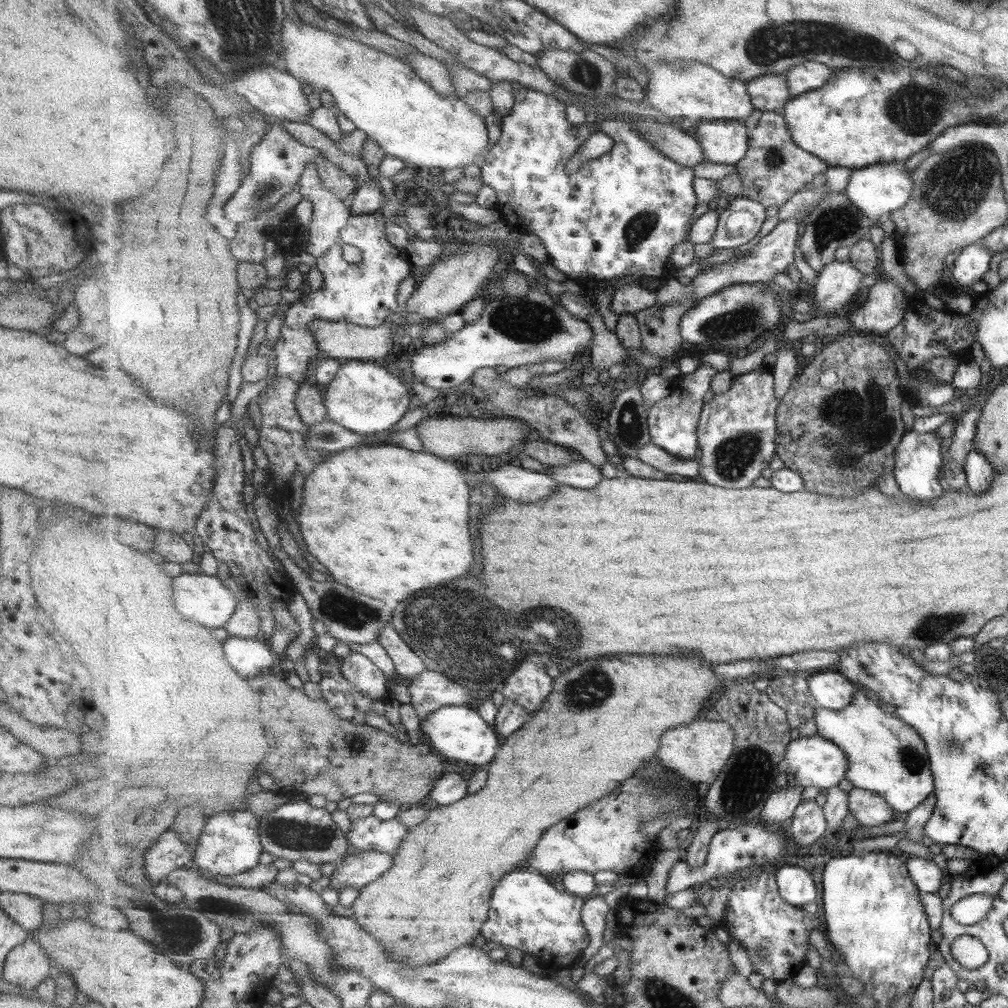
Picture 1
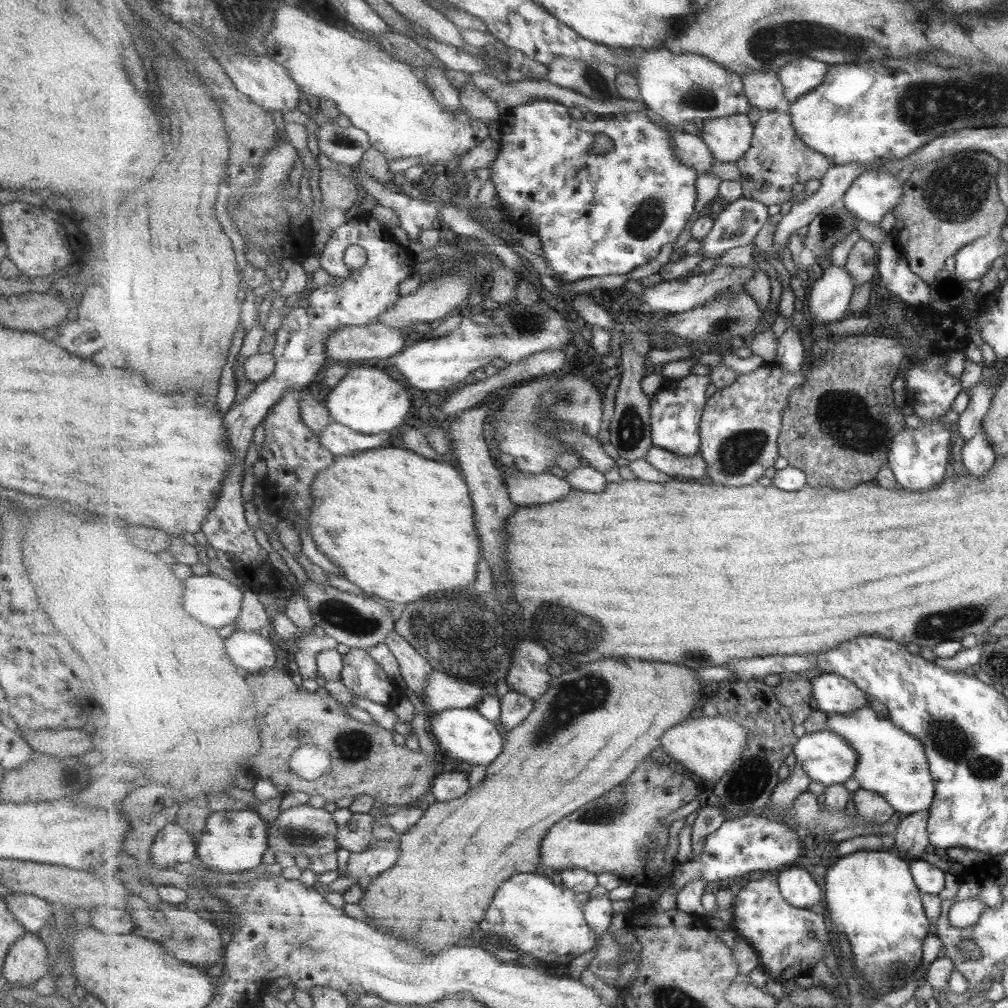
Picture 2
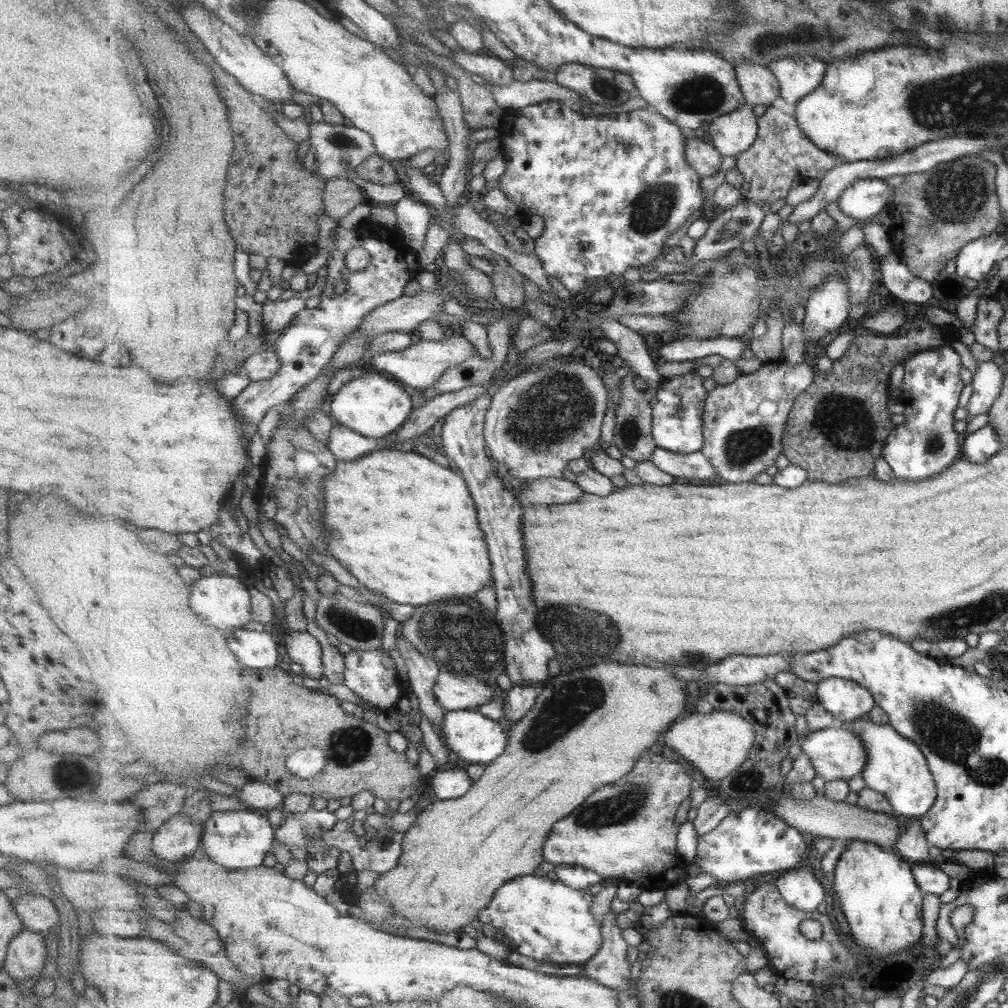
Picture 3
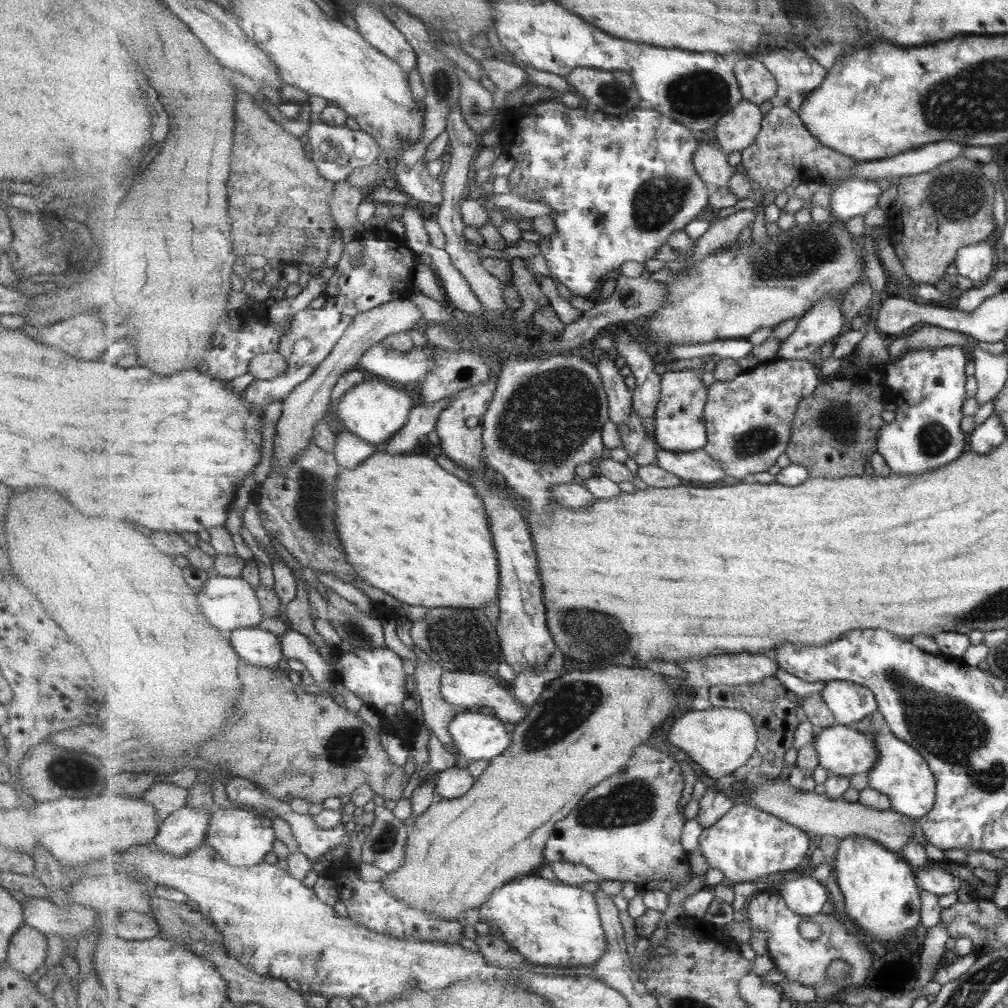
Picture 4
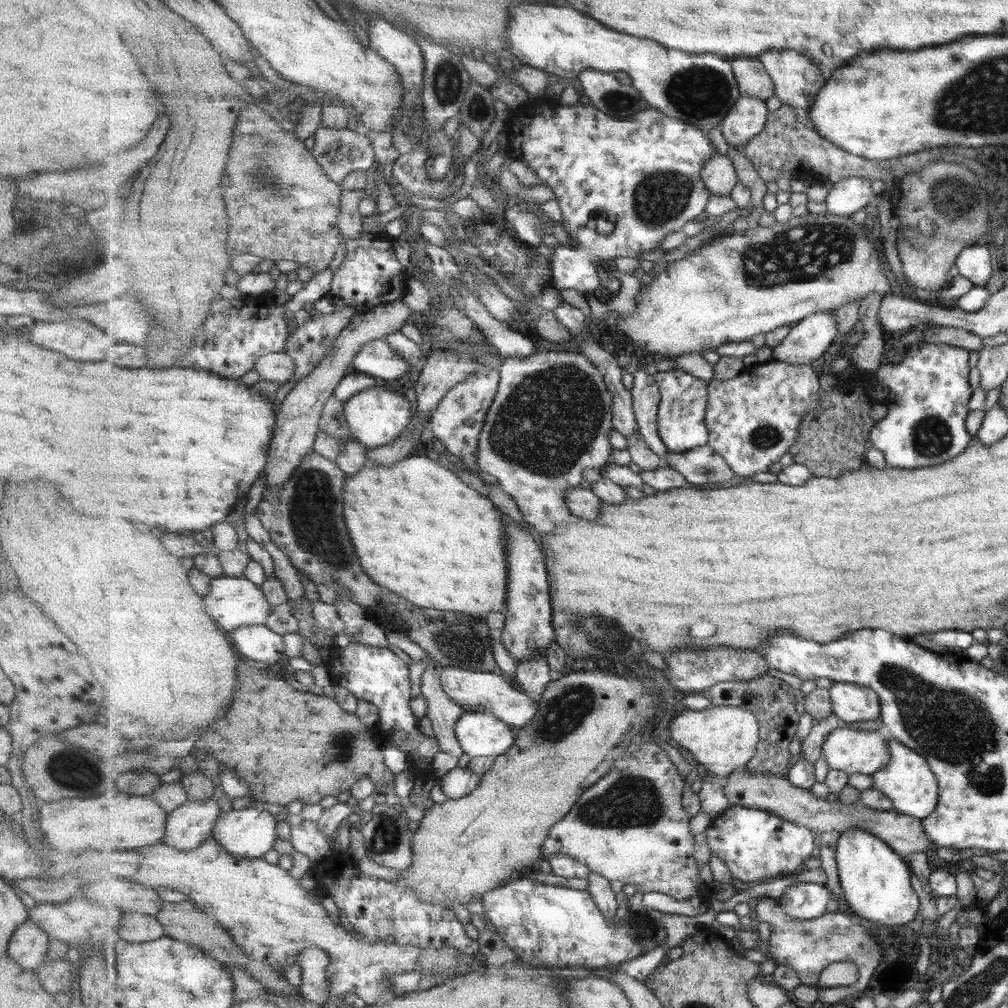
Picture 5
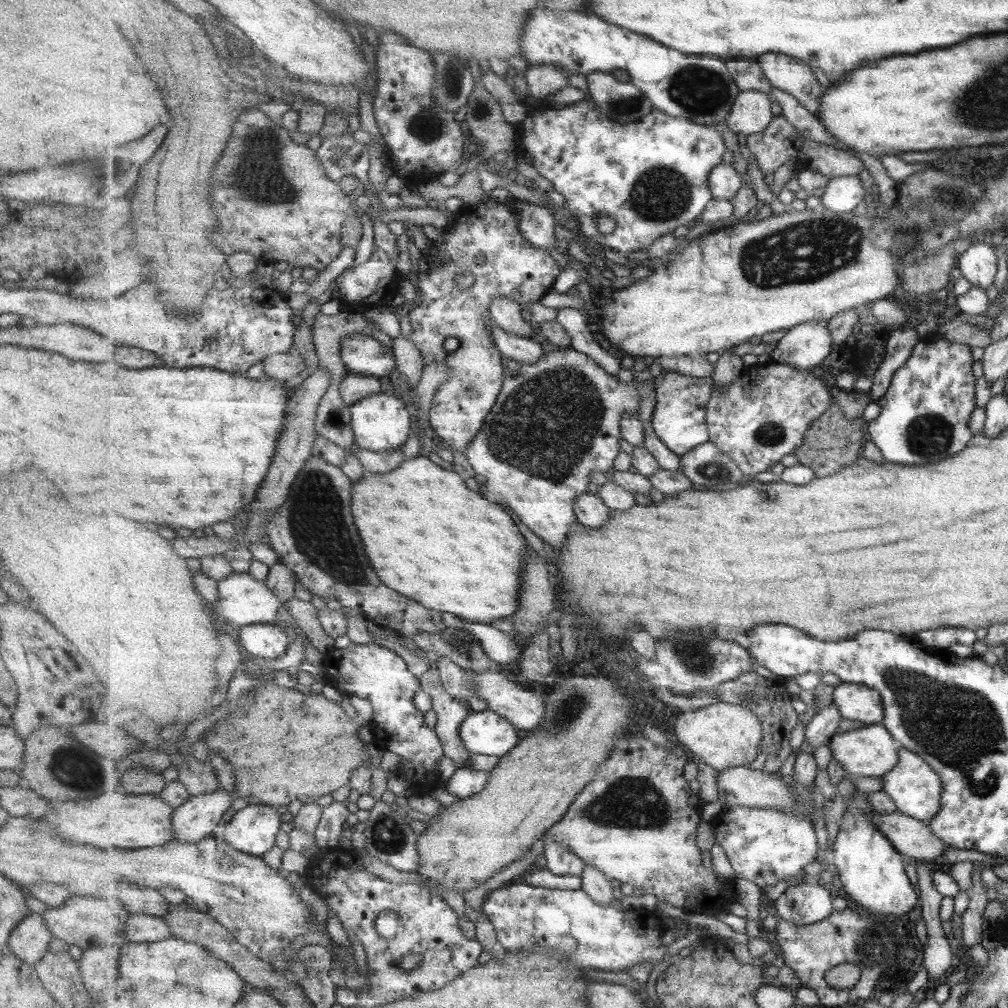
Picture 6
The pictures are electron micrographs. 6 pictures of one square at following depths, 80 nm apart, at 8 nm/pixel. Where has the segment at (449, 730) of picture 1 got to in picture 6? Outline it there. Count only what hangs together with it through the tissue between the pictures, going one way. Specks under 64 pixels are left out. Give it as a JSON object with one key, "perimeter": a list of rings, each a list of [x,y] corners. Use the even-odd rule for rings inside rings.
{"perimeter":[[[486,708],[484,711],[471,712],[460,724],[460,735],[469,752],[475,755],[509,755],[520,742],[518,728],[500,713]]]}

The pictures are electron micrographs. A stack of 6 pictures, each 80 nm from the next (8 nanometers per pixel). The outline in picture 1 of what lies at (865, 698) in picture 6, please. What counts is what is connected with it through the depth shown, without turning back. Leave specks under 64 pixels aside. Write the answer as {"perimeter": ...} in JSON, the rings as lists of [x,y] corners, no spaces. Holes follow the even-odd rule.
{"perimeter":[[[824,670],[808,676],[812,695],[823,708],[843,710],[853,702],[859,688],[837,670]]]}

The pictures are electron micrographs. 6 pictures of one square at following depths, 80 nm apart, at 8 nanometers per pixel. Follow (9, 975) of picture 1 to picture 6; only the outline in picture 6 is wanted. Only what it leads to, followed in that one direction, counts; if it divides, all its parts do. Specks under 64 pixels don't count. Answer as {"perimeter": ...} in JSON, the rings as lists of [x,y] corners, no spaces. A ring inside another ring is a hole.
{"perimeter":[[[29,912],[15,925],[6,945],[19,960],[35,966],[53,942],[54,938],[43,924],[41,915]]]}

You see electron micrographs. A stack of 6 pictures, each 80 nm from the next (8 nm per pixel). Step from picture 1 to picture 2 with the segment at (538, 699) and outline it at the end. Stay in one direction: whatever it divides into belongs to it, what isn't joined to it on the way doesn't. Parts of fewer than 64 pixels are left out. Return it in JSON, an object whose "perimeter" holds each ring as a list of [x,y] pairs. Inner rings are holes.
{"perimeter":[[[533,640],[518,642],[513,665],[508,675],[510,691],[520,692],[531,700],[549,692],[553,678],[549,674],[551,654]]]}

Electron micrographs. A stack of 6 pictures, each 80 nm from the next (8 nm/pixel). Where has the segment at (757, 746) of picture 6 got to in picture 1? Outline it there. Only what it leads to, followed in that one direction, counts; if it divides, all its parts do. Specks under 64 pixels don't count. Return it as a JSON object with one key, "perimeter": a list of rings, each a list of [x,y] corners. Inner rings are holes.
{"perimeter":[[[695,720],[691,724],[672,728],[663,736],[656,760],[671,768],[678,776],[693,782],[713,784],[735,750],[735,732],[727,722]]]}

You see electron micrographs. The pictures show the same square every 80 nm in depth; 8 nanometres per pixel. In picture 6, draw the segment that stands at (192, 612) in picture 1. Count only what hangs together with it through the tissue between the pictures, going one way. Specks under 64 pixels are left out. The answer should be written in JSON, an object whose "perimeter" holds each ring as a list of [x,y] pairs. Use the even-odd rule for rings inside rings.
{"perimeter":[[[233,573],[231,576],[218,581],[219,600],[217,606],[209,607],[215,619],[232,627],[241,628],[253,624],[274,624],[279,608],[284,606],[275,592],[268,587],[266,581],[257,581],[248,573]]]}

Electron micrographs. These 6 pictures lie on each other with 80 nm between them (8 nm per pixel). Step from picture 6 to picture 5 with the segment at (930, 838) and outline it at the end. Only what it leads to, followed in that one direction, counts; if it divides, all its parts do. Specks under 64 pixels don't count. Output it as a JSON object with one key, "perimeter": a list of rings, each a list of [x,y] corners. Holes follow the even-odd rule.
{"perimeter":[[[745,768],[738,769],[728,777],[725,794],[732,804],[737,807],[742,806],[776,814],[785,820],[806,826],[813,833],[820,832],[822,834],[830,830],[836,830],[843,834],[852,828],[862,828],[884,840],[902,857],[908,856],[912,852],[928,854],[936,848],[924,833],[924,829],[921,828],[919,819],[901,814],[894,809],[878,811],[865,806],[861,800],[857,800],[852,804],[843,804],[840,802],[834,803],[830,798],[817,798],[817,796],[813,796],[813,792],[804,788],[797,788],[787,776],[770,773],[759,774],[758,772],[750,772]]]}

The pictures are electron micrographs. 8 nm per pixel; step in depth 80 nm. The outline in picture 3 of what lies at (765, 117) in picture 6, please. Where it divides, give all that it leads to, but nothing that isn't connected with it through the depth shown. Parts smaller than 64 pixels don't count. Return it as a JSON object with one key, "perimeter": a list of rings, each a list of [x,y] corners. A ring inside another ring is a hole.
{"perimeter":[[[748,103],[735,112],[712,120],[706,128],[713,147],[723,157],[731,156],[736,159],[756,144],[760,132],[758,117],[753,114],[753,106]]]}

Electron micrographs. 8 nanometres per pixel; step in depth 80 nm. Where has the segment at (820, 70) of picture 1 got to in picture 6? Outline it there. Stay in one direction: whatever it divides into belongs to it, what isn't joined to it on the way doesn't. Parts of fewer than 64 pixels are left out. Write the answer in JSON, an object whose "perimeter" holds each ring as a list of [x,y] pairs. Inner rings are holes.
{"perimeter":[[[773,52],[756,59],[774,88],[792,94],[807,110],[818,114],[827,88],[805,61]]]}

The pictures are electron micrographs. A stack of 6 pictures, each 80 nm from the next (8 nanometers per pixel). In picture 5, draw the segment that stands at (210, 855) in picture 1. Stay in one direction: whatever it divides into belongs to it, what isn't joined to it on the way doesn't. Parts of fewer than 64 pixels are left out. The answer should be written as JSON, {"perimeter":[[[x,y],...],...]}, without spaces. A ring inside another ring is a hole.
{"perimeter":[[[250,806],[245,809],[222,812],[217,819],[213,839],[221,843],[229,854],[241,859],[263,859],[277,842],[277,820],[274,814]]]}

